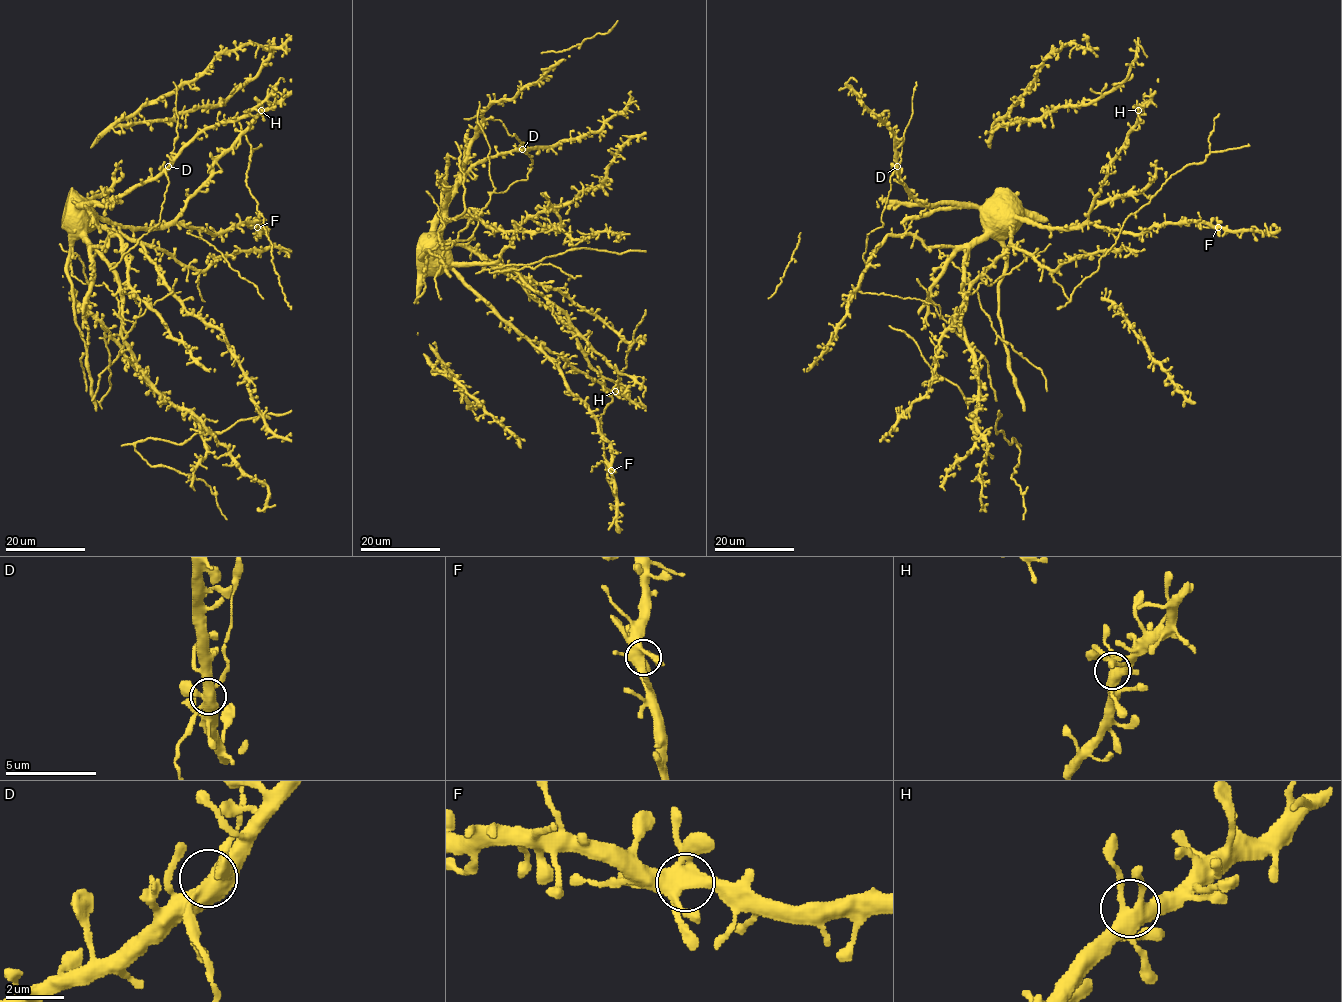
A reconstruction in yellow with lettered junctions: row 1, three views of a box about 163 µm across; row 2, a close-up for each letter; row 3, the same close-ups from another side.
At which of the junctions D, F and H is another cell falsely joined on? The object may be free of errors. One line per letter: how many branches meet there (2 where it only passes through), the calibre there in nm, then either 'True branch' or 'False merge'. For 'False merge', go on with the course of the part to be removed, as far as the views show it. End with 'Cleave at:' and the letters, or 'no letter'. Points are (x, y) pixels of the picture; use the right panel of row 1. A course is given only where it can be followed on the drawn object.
D: Branches: 5. Thickness 480 nm. True branch
F: Branches: 5. Thickness 480 nm. True branch
H: Branches: 5. Thickness 400 nm. True branch
Cleave at: no letter

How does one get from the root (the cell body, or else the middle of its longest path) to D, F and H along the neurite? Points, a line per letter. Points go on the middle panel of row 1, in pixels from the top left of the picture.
D: (424, 242), (422, 237), (430, 231), (446, 198), (473, 167), (499, 154), (523, 149)
F: (424, 242), (556, 367), (564, 386), (586, 406), (596, 421), (597, 431), (609, 443), (611, 470)
H: (424, 242), (529, 340), (565, 359), (606, 390), (615, 391)

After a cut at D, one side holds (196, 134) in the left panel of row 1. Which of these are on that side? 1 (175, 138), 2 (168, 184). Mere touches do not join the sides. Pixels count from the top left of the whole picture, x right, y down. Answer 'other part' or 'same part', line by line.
1: other part
2: other part

